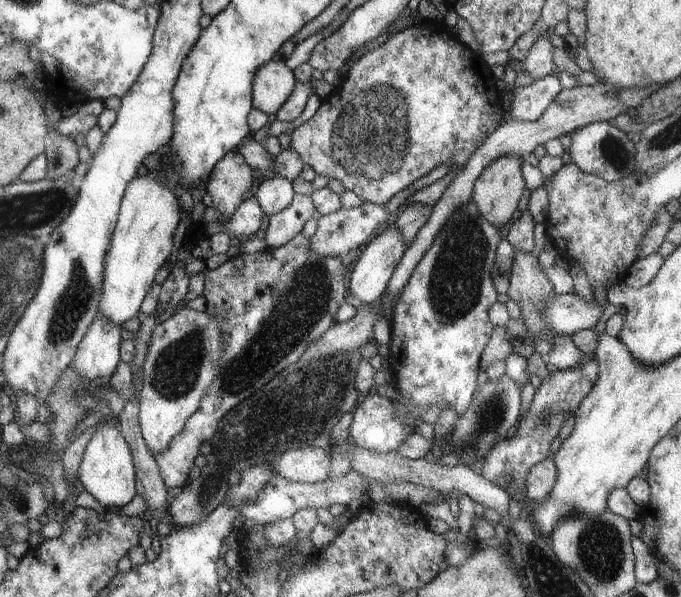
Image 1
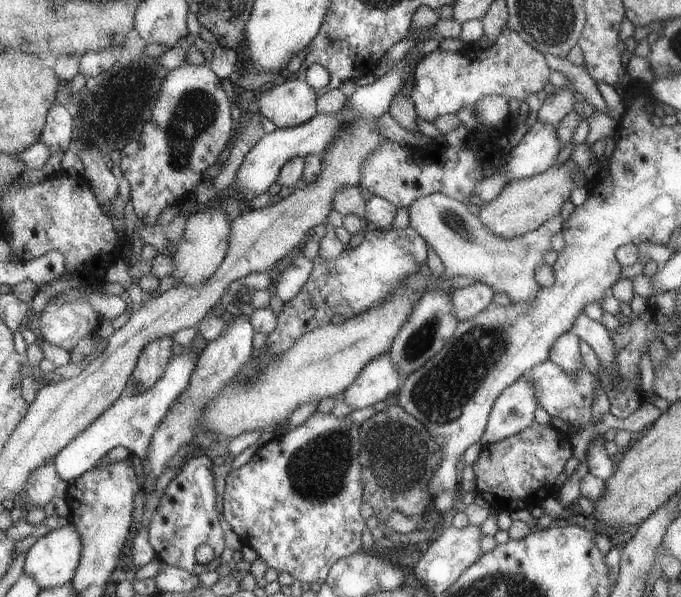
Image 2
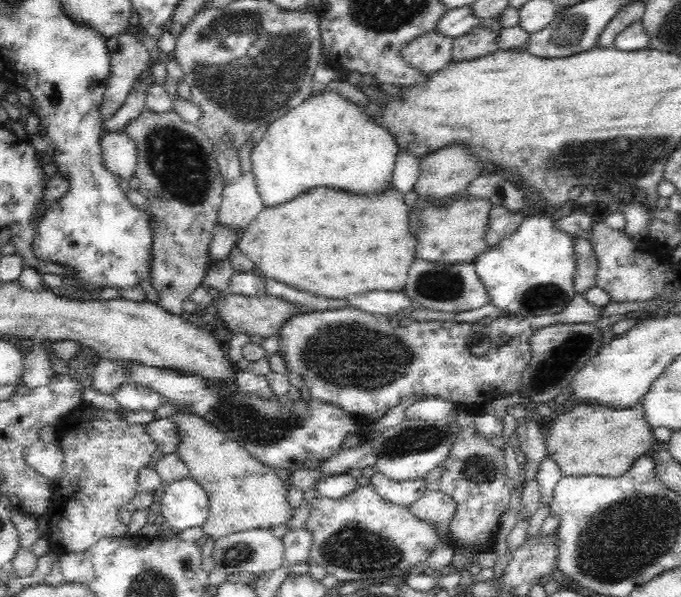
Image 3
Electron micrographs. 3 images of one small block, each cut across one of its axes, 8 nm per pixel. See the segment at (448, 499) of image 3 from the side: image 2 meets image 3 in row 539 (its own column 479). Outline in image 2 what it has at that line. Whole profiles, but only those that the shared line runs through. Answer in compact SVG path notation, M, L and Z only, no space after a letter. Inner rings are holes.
M519 376L494 400L486 428L478 440L481 446L499 442L529 427L534 423L533 412L537 407L539 400L534 385L527 376Z

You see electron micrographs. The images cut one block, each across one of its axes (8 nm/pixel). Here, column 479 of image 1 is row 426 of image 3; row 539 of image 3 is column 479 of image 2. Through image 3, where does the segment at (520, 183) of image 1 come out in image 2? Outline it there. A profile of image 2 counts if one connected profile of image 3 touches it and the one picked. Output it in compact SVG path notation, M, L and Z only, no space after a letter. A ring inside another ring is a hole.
M568 159L563 164L553 164L546 171L539 174L506 183L499 196L489 202L480 203L481 208L476 215L479 222L491 234L501 236L501 238L515 238L515 236L537 228L547 218L560 214L563 203L567 202L565 198L573 190L573 186L571 186L571 170L569 170L571 166L573 166L571 159Z

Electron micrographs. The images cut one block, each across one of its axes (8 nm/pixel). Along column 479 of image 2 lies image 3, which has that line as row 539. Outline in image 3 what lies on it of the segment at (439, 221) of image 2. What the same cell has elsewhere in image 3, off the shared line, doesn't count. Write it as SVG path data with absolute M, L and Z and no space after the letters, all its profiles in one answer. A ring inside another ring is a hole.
M255 528L224 536L222 540L215 542L212 555L215 568L227 575L235 577L238 573L249 574L258 579L266 572L274 572L284 566L284 543L283 539L275 537L270 529Z

